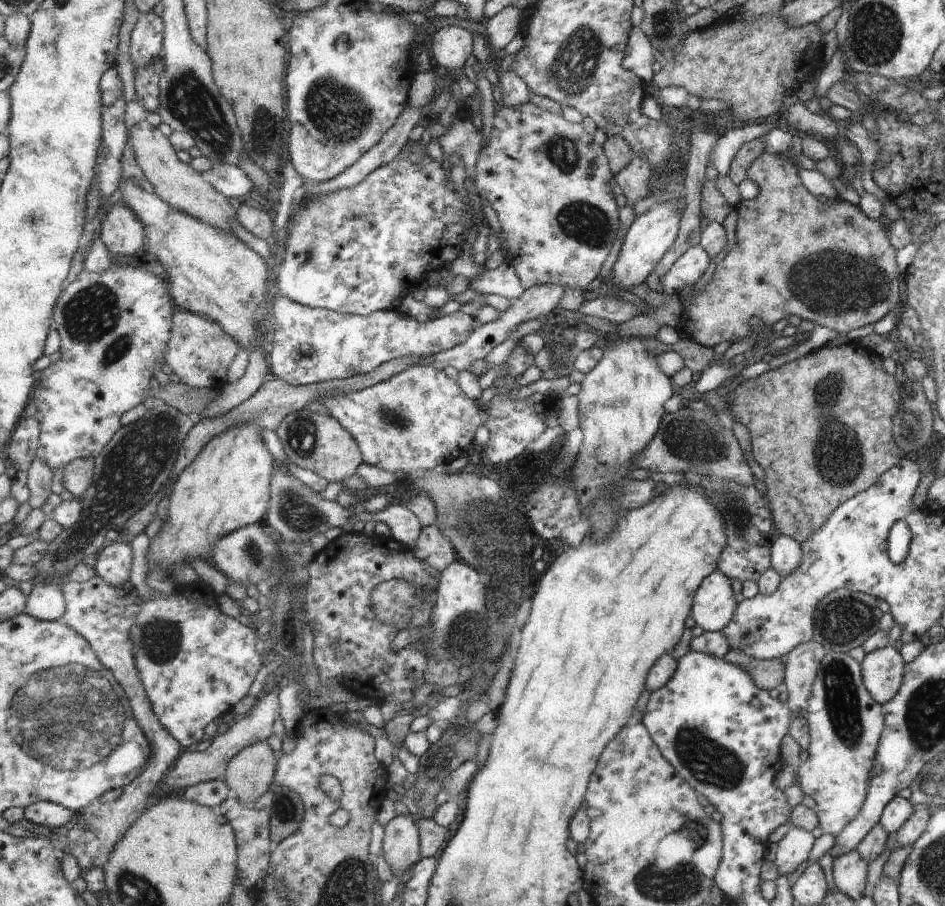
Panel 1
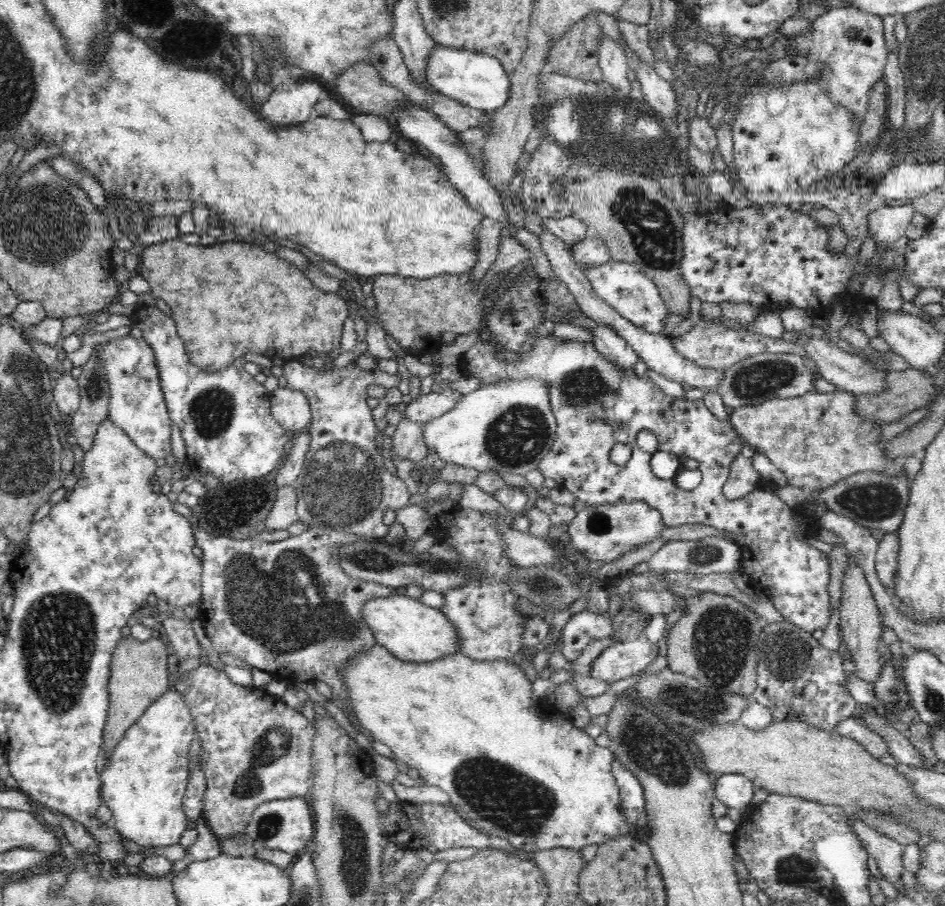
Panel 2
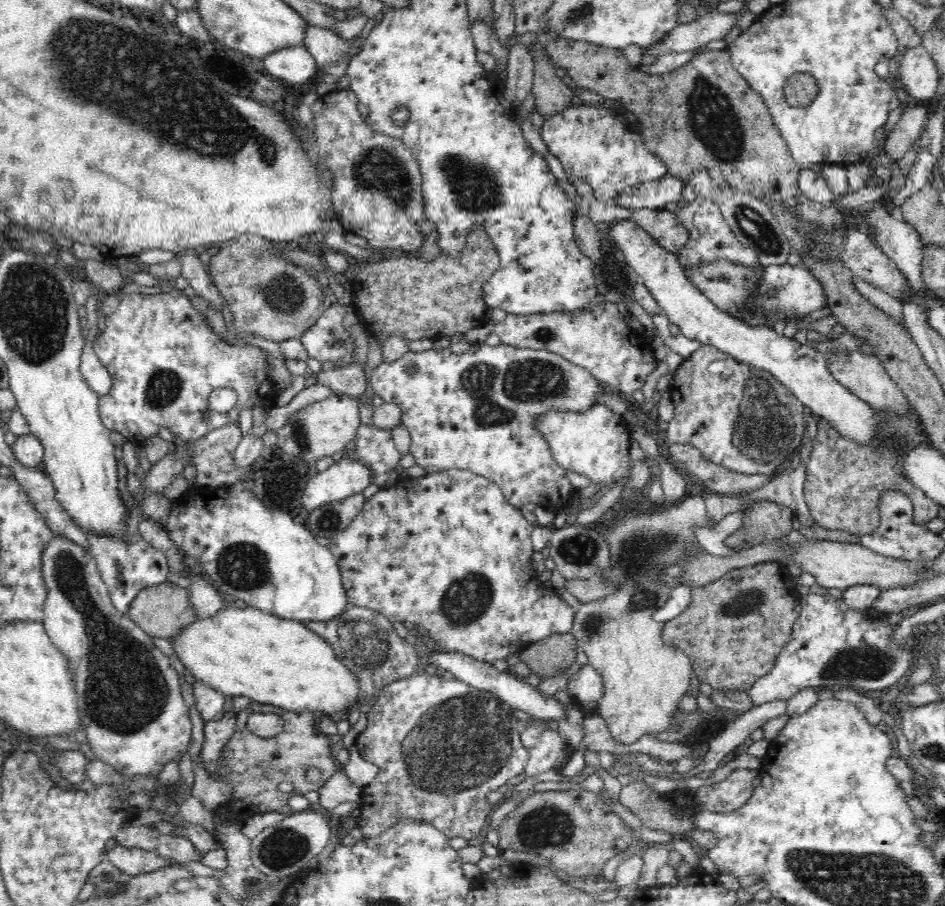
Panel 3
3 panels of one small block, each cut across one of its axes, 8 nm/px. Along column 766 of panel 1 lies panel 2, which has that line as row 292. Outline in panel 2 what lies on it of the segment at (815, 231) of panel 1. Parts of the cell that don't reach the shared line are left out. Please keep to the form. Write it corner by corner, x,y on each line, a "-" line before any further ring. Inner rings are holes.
176,238
147,246
140,255
142,265
138,273
150,283
151,293
169,307
190,363
206,373
224,370
248,352
264,354
272,360
279,358
286,363
300,360
311,351
326,354
339,348
344,320
354,311
351,300
340,298
336,292
326,293
304,271
254,242
204,241
192,245

